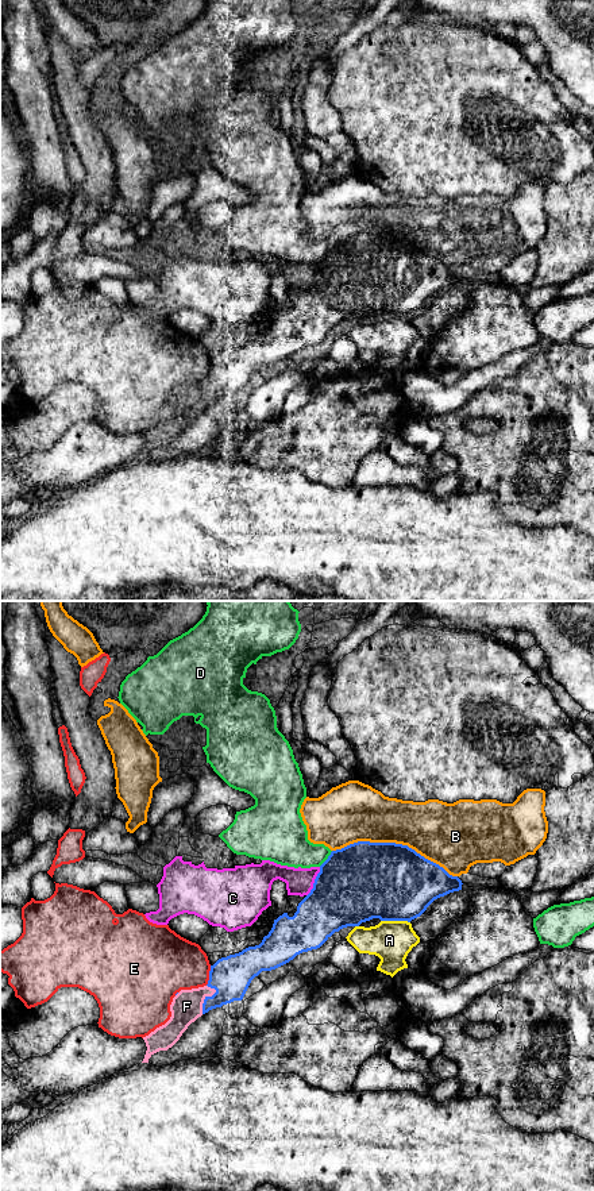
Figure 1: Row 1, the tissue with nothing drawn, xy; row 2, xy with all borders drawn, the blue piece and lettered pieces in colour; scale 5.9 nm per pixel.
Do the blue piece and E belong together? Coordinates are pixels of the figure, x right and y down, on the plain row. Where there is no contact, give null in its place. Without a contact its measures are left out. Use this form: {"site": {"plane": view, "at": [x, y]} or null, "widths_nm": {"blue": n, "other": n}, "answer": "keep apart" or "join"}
{"site": {"plane": "xy", "at": [209, 370]}, "widths_nm": {"blue": 240, "other": 340}, "answer": "keep apart"}

